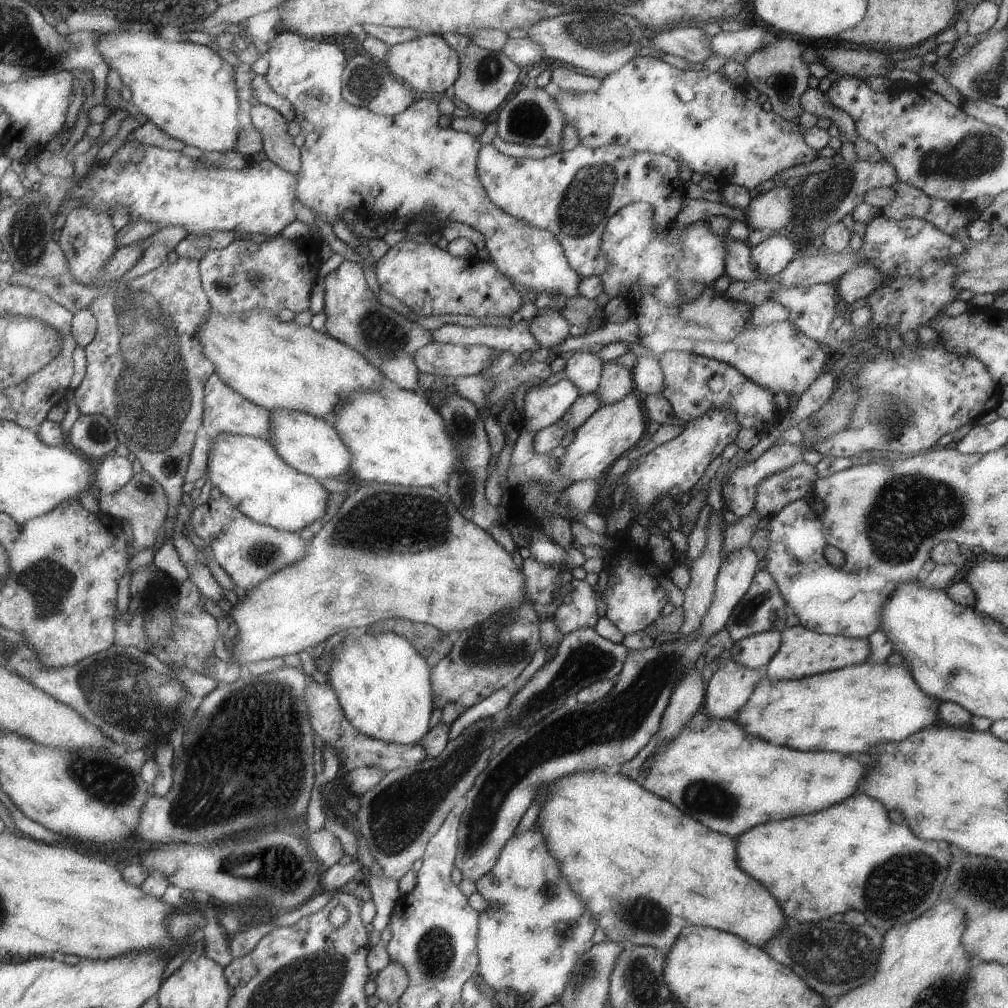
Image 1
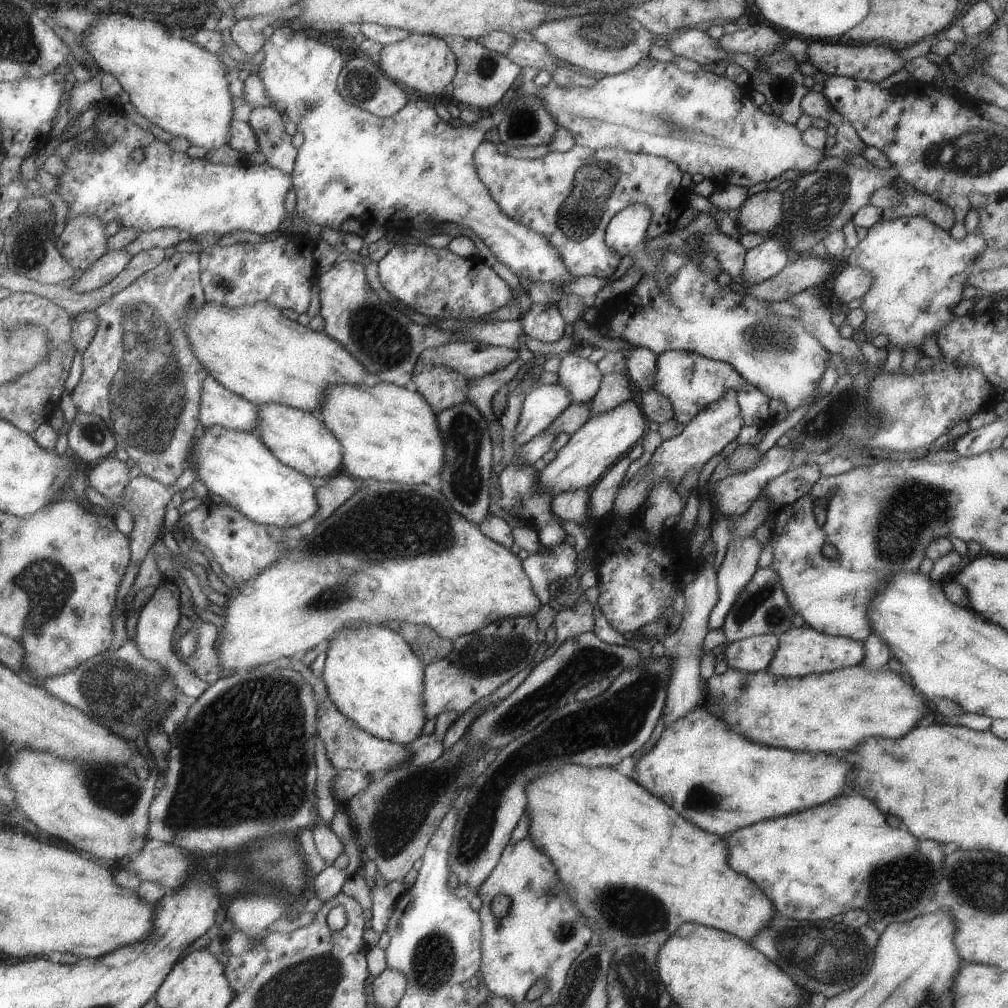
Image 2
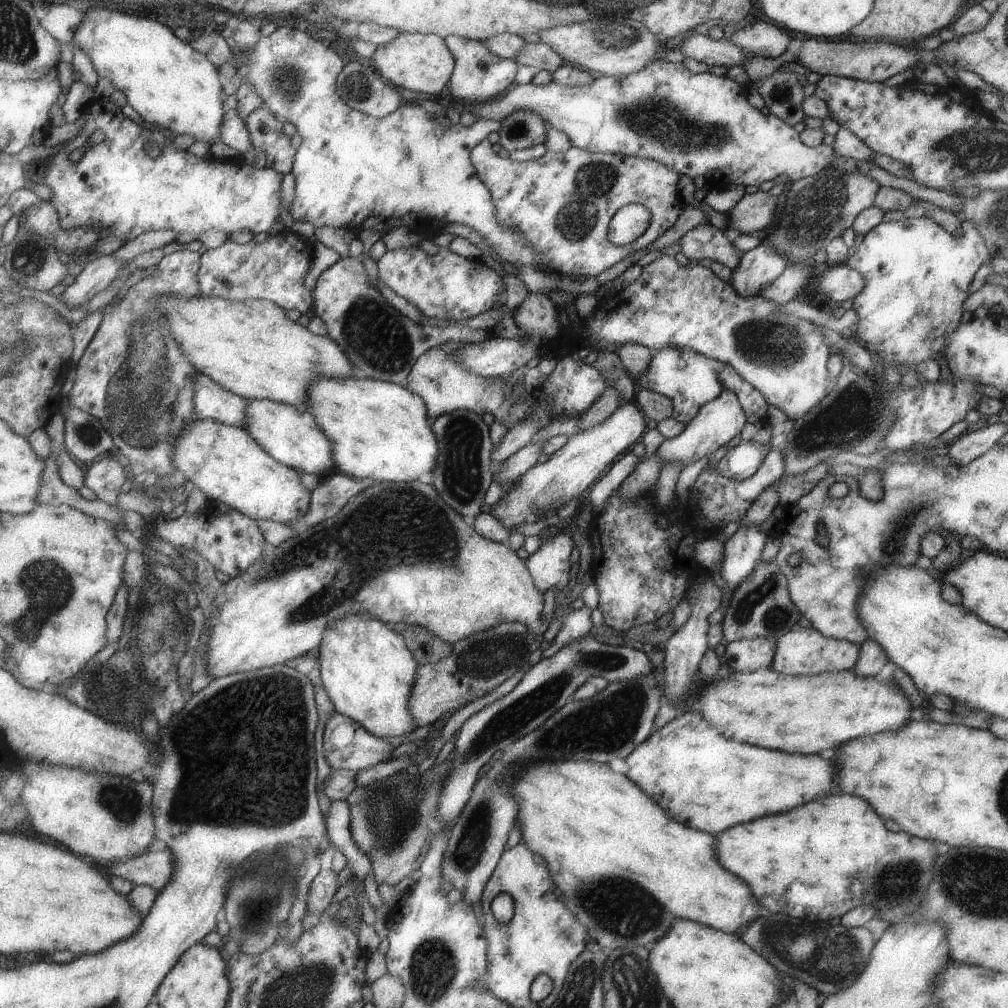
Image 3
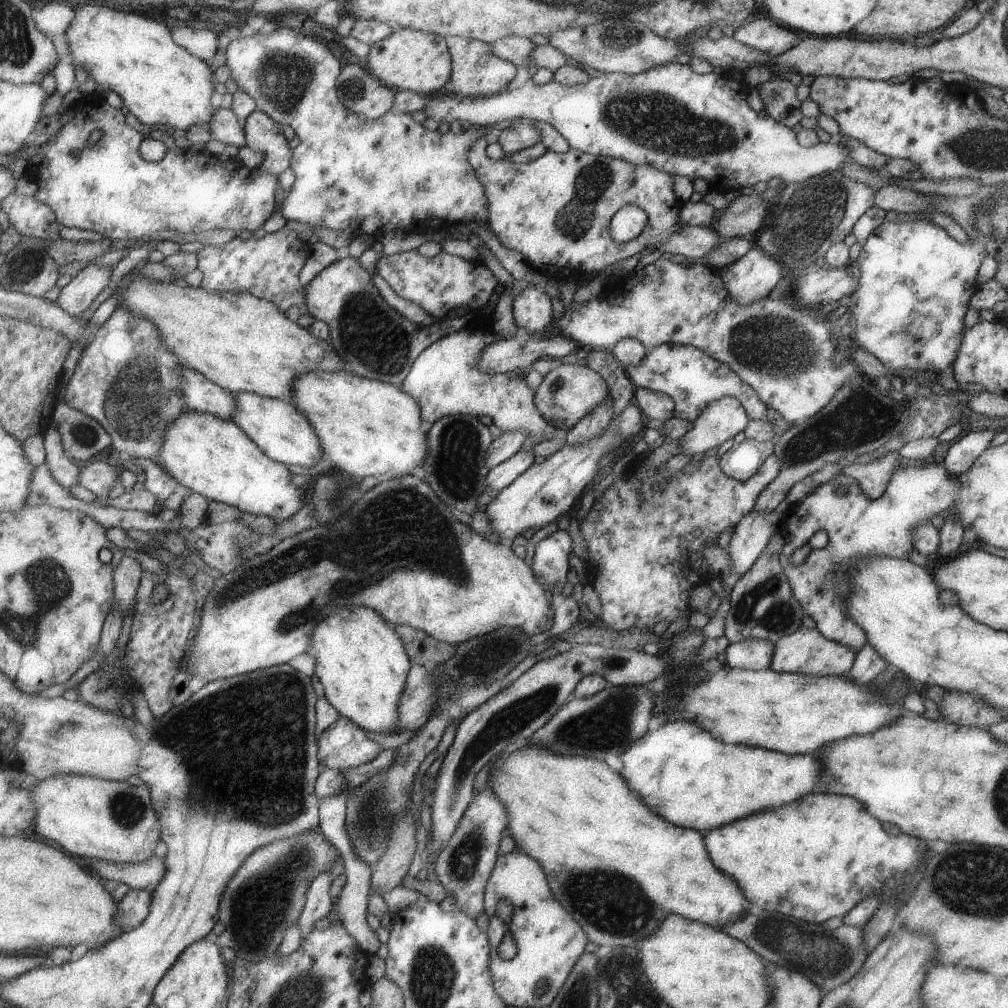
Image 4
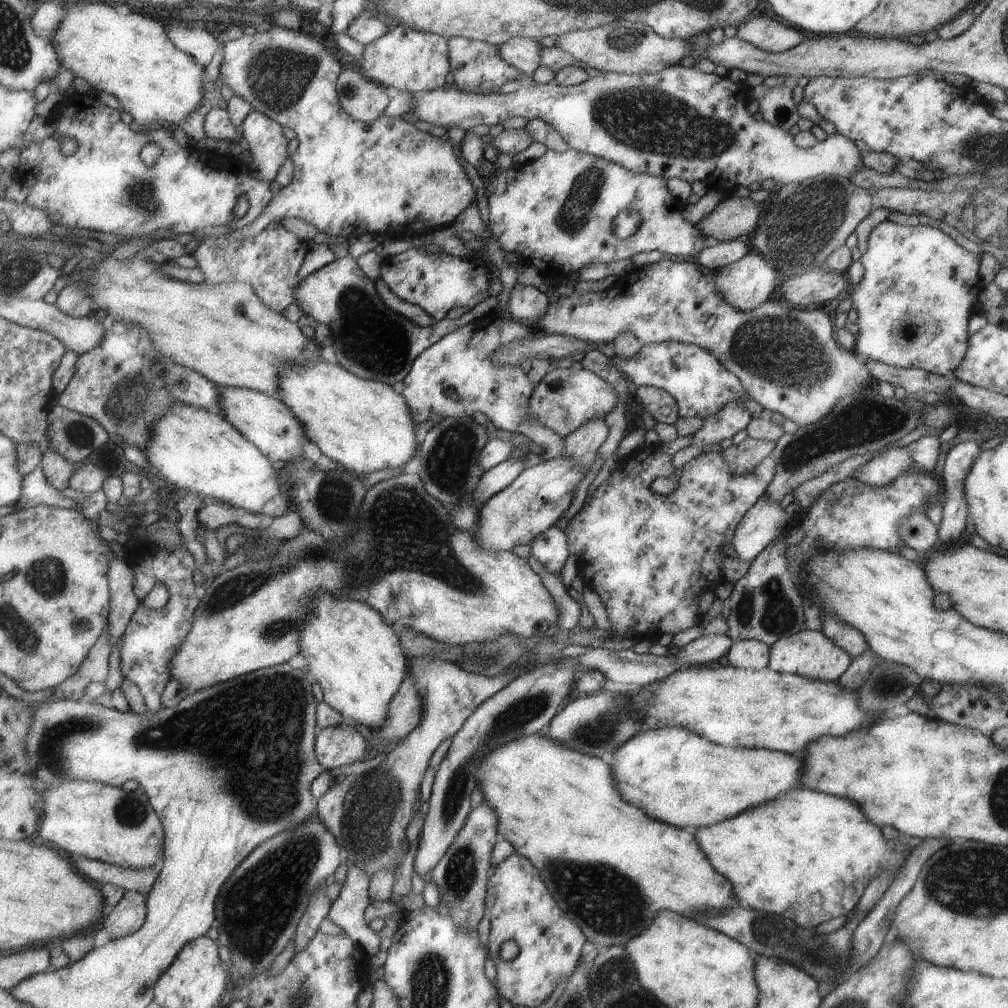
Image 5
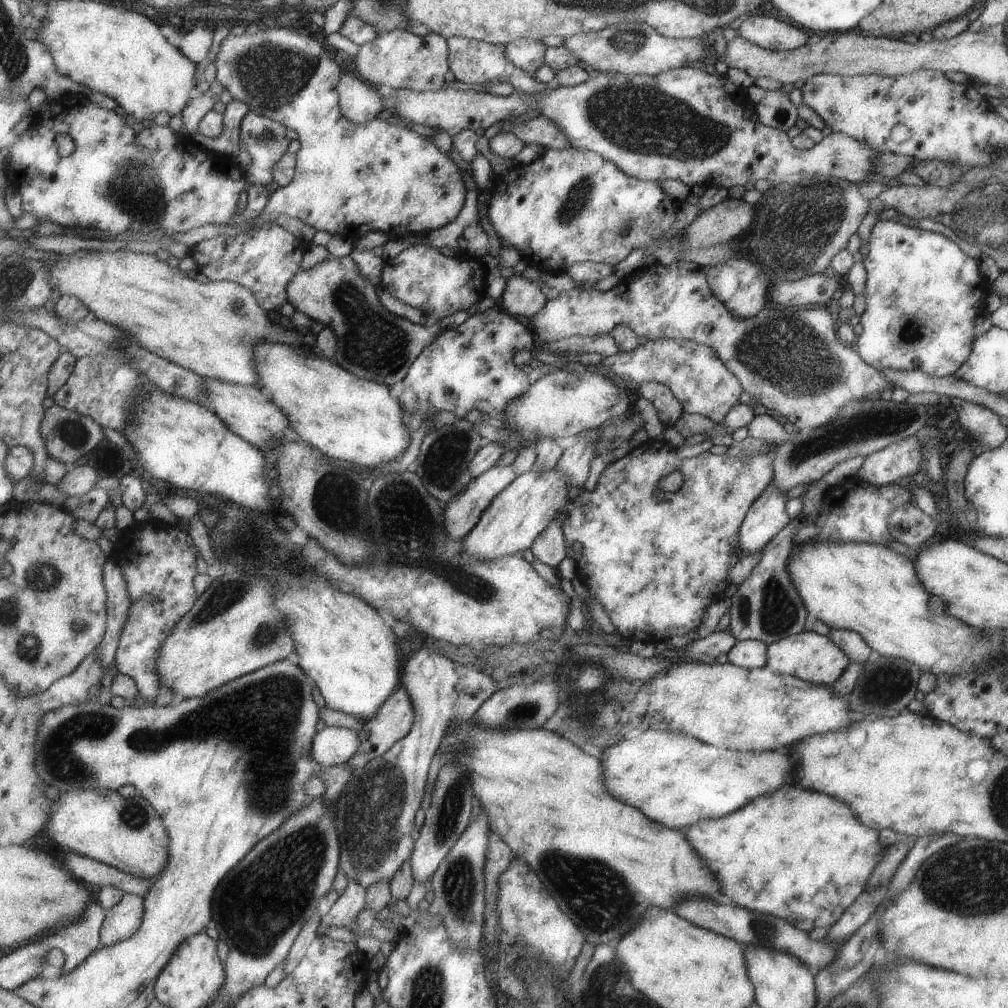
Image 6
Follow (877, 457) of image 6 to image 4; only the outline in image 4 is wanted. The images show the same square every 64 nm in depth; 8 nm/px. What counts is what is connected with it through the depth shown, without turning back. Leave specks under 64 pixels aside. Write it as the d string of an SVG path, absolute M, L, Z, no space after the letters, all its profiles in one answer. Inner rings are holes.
M889 452L866 464L848 463L842 466L841 475L853 478L859 484L861 492L867 498L875 500L883 494L891 474L899 468L899 458L901 456L897 452Z

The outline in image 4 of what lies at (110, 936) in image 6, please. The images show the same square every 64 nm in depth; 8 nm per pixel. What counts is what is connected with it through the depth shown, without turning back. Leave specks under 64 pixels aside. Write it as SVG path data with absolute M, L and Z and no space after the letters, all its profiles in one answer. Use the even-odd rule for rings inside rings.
M133 888L119 903L119 914L115 916L119 920L119 926L123 926L126 932L139 928L151 914L152 902L153 892Z

